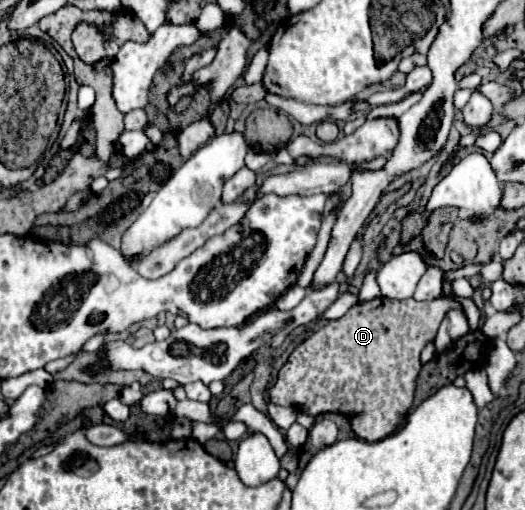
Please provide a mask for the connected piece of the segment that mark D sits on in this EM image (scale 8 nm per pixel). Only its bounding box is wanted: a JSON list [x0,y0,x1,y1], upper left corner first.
[267,296,463,442]

